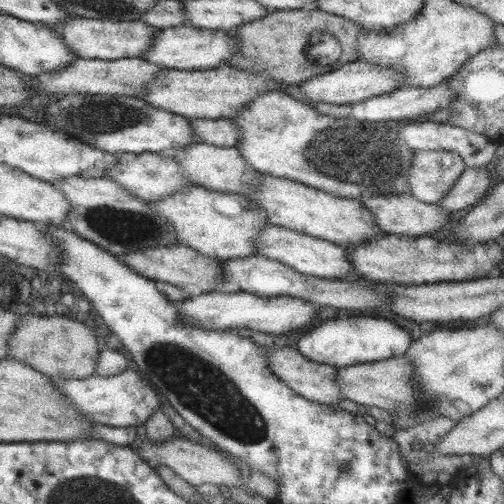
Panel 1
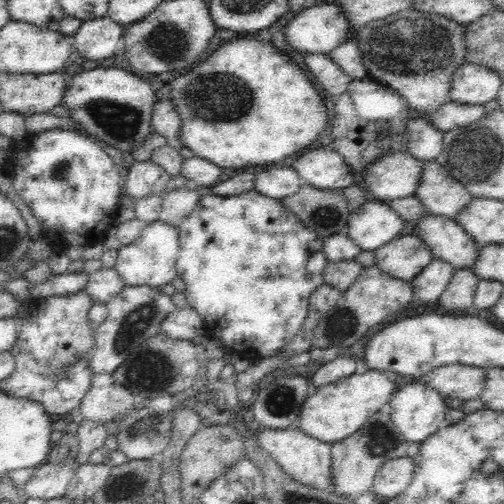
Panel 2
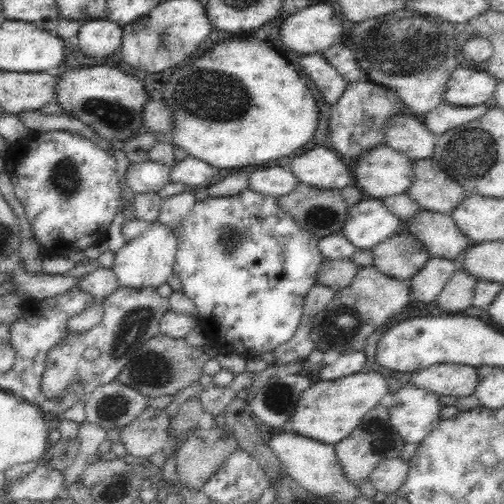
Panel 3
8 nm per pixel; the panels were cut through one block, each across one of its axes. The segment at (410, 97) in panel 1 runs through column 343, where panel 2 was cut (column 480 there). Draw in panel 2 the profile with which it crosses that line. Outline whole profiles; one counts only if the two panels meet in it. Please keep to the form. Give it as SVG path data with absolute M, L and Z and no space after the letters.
M448 102L440 106L436 112L432 112L432 124L442 132L450 132L458 126L468 126L472 122L478 122L484 116L486 116L484 106Z

